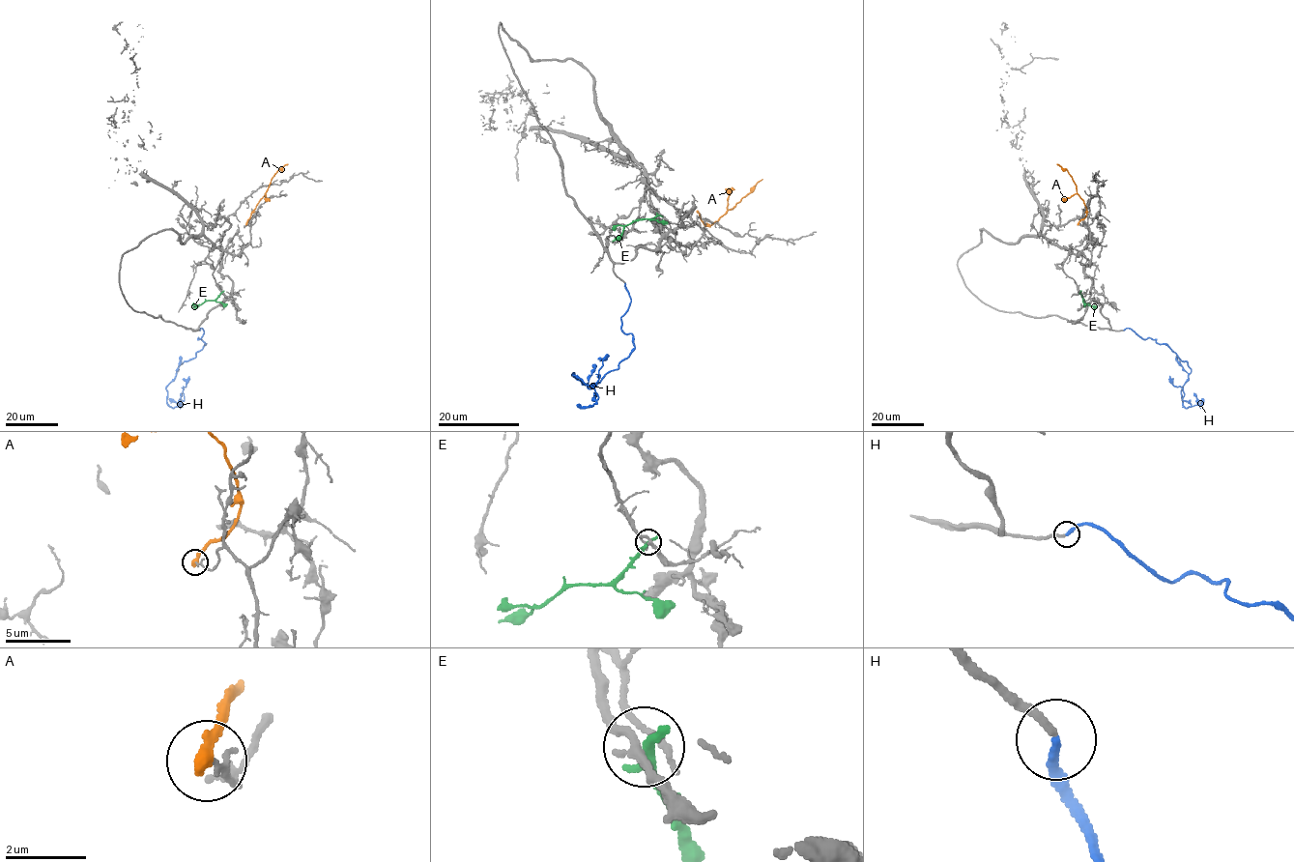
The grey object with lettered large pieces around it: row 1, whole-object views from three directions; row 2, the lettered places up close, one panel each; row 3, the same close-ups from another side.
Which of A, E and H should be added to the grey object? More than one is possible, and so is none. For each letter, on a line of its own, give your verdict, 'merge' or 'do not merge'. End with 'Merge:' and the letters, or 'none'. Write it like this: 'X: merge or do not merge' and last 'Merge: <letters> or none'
A: do not merge
E: do not merge
H: merge
Merge: H

